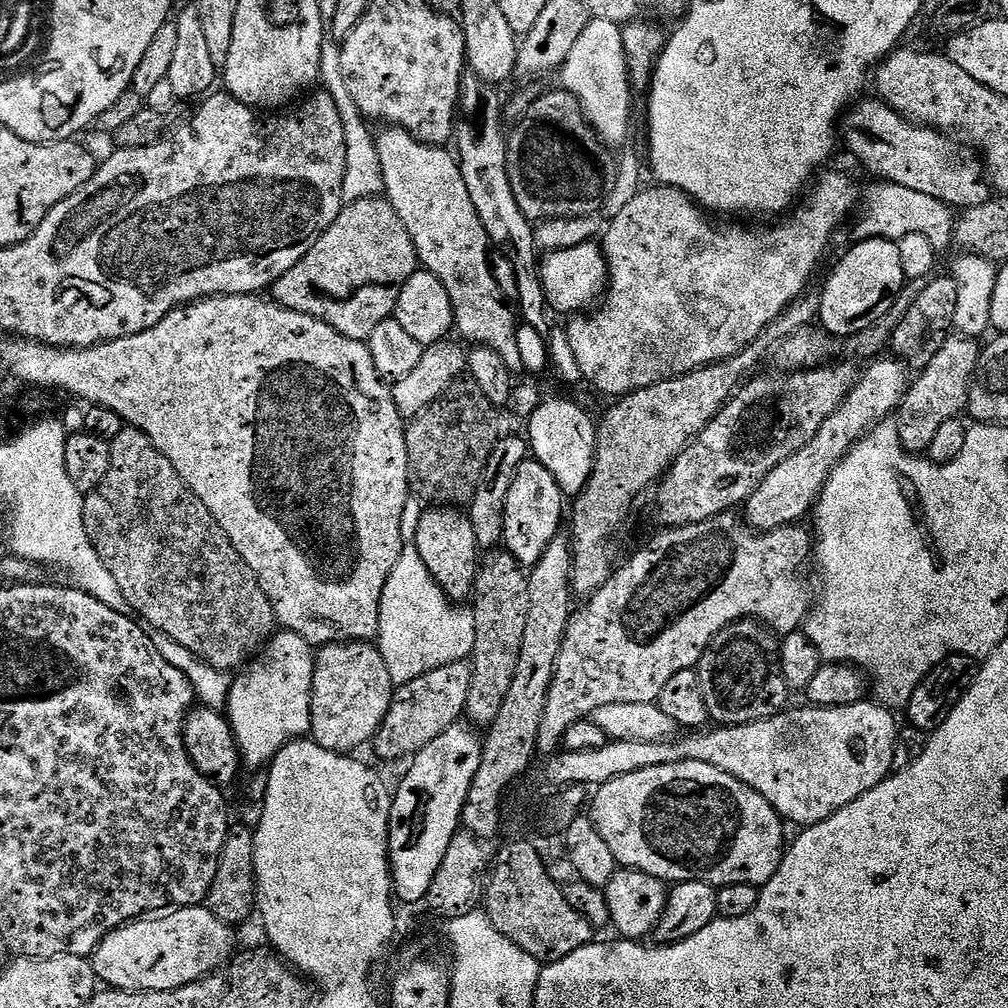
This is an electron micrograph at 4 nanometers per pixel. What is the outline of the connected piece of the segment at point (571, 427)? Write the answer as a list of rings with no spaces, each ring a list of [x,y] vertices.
[[[545,399],[534,410],[534,414],[526,420],[528,432],[527,439],[530,441],[530,452],[535,459],[540,461],[565,492],[570,486],[579,490],[586,486],[586,482],[592,473],[592,467],[596,461],[596,429],[595,419],[591,420],[575,399],[550,400]]]

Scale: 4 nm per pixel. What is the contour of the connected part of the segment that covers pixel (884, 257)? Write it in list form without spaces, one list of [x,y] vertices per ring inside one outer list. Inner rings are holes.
[[[861,240],[853,243],[853,248],[837,262],[824,284],[824,289],[818,292],[820,298],[819,323],[824,331],[835,338],[847,338],[860,330],[870,327],[878,318],[882,318],[890,306],[894,305],[900,291],[904,288],[906,279],[903,274],[902,259],[899,246],[895,240]]]

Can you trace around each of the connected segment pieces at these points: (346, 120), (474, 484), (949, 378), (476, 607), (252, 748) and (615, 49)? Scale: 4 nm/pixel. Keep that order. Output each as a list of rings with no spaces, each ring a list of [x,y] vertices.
[[[325,39],[322,46],[322,62],[320,63],[320,79],[323,91],[334,98],[334,106],[338,106],[338,114],[342,114],[342,126],[346,134],[346,174],[344,175],[344,199],[351,202],[354,200],[367,200],[376,198],[383,193],[384,179],[382,178],[382,166],[378,162],[376,139],[369,121],[360,113],[354,98],[350,98],[350,89],[342,78],[342,54],[341,45],[337,41]]]
[[[461,378],[450,385],[406,428],[408,487],[415,499],[428,506],[468,506],[478,490],[482,470],[502,429],[496,425],[497,405],[482,394],[478,382]]]
[[[953,335],[917,375],[920,377],[911,381],[898,409],[900,420],[895,421],[896,429],[900,432],[900,445],[906,452],[927,453],[938,430],[967,409],[968,388],[972,385],[972,376],[976,373],[982,351],[981,345],[976,344],[979,343],[975,339]]]
[[[492,550],[485,556],[488,557],[485,560],[483,557],[482,563],[479,565],[475,589],[470,597],[470,607],[474,614],[476,629],[474,630],[474,650],[470,657],[472,666],[470,694],[466,698],[464,707],[467,723],[477,729],[481,728],[480,730],[491,728],[494,718],[498,718],[498,713],[502,711],[502,702],[506,702],[506,694],[510,694],[510,682],[514,682],[514,674],[518,670],[518,658],[522,650],[522,634],[526,634],[526,614],[530,606],[528,577],[520,563],[507,550]]]
[[[280,630],[239,673],[241,676],[231,682],[226,715],[245,769],[263,769],[271,765],[272,759],[289,742],[307,737],[311,733],[312,683],[315,669],[316,652],[313,645],[308,644],[306,638],[298,634]]]
[[[589,19],[586,30],[574,42],[574,50],[564,60],[558,69],[558,75],[562,83],[563,91],[574,94],[580,99],[580,105],[584,111],[584,117],[591,124],[597,136],[604,141],[605,145],[620,146],[629,139],[628,127],[632,124],[632,96],[634,89],[628,81],[628,63],[626,62],[626,50],[624,49],[624,29],[614,22],[605,20]]]

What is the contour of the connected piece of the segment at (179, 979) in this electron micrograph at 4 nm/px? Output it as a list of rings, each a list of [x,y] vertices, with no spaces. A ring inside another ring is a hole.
[[[206,906],[177,908],[155,918],[137,918],[115,928],[96,947],[90,959],[97,981],[122,992],[169,992],[212,975],[229,963],[230,956],[216,952],[212,936],[226,926]],[[184,928],[192,935],[192,944],[184,937]]]

